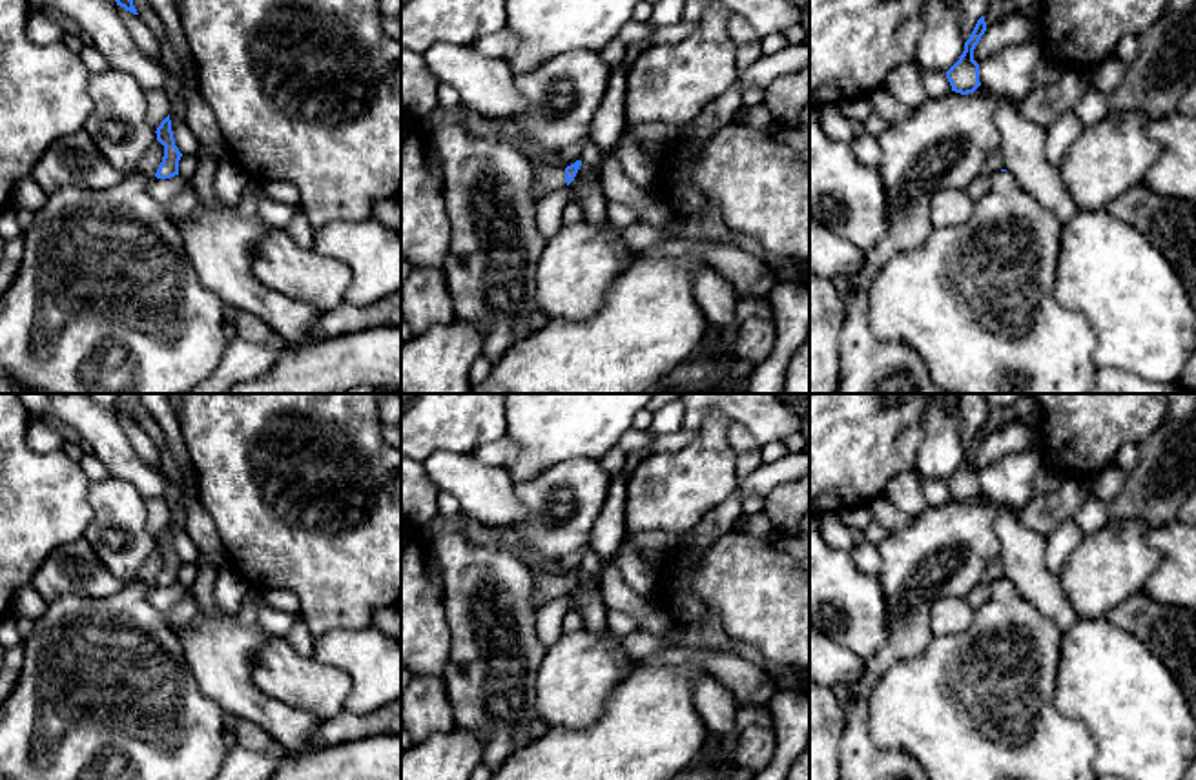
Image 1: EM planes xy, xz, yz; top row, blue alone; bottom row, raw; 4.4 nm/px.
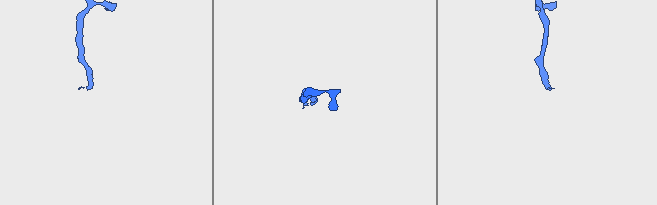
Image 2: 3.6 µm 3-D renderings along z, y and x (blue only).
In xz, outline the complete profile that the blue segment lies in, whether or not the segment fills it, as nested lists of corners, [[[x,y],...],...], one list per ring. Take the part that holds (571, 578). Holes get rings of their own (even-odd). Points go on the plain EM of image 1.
[[[576,569],[565,578],[551,574],[547,570],[534,572],[532,594],[531,594],[532,611],[536,612],[545,601],[551,601],[560,596],[567,596],[574,589],[580,574],[582,574],[582,569]]]

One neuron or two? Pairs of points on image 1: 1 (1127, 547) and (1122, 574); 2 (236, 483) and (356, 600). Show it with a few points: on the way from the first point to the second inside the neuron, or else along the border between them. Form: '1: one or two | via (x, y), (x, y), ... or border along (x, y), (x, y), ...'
1: one | via (1122, 554), (1122, 567)
2: one | via (265, 511), (327, 571)

